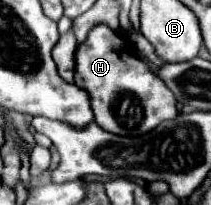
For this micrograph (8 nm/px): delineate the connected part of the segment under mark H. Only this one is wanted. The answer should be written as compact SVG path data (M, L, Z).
M96 24L96 28L92 28L88 32L86 42L80 44L80 48L76 50L76 74L74 74L74 78L76 78L74 80L76 86L86 90L88 96L90 96L94 122L98 126L102 126L104 130L112 132L112 134L118 134L118 136L140 136L140 134L146 134L146 132L154 130L160 122L178 116L174 94L164 86L164 82L160 78L156 78L134 56L134 52L126 44L126 40L122 36L114 34L114 30L108 28L106 24Z

